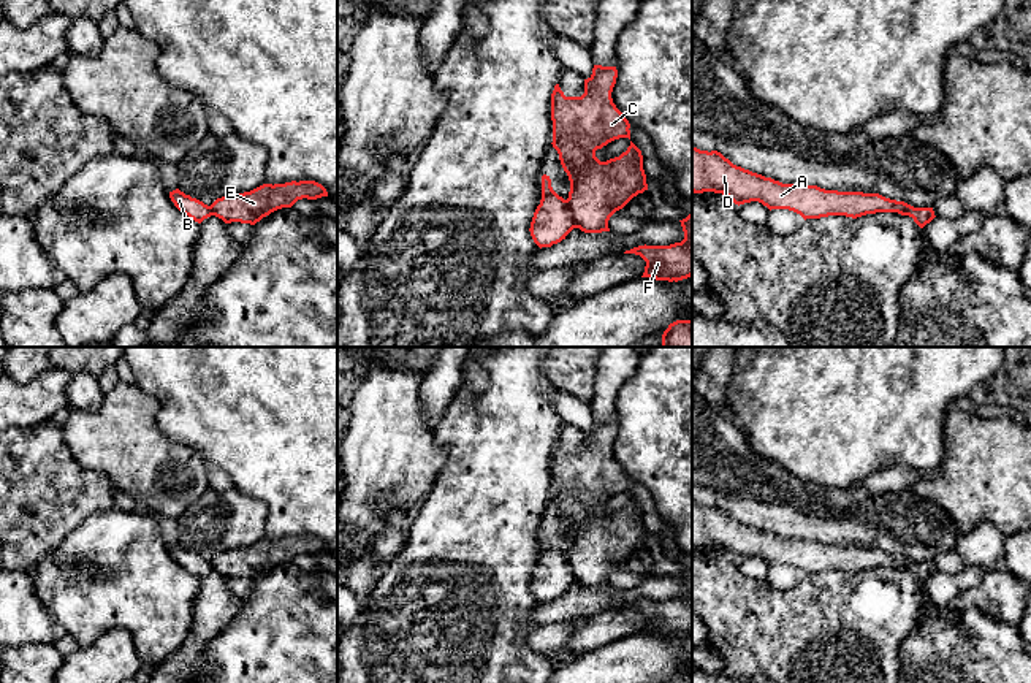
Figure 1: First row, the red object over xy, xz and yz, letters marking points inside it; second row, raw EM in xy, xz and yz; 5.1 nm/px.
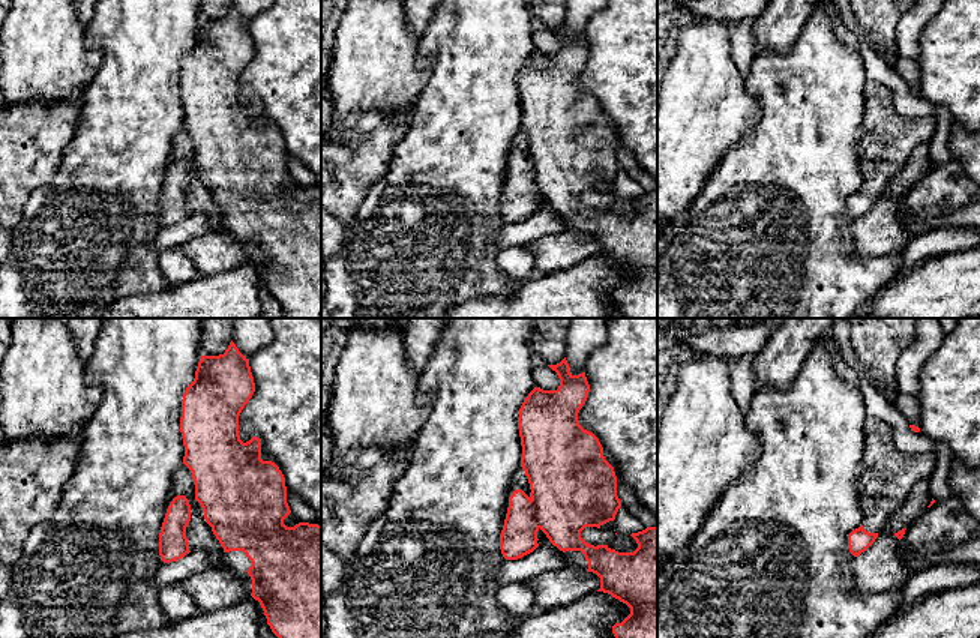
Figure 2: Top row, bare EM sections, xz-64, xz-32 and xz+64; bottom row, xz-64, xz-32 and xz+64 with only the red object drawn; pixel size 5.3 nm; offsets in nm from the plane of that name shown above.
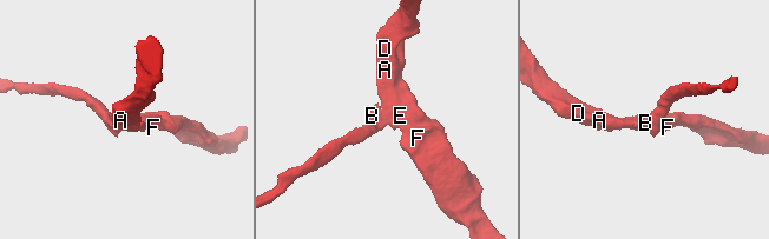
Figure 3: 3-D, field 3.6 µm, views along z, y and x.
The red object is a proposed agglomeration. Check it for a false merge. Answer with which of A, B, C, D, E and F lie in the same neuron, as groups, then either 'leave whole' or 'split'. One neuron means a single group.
A C D E F / B | split

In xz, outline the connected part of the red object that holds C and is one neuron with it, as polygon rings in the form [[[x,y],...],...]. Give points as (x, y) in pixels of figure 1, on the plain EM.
[[[594,420],[592,429],[584,434],[584,448],[581,452],[565,452],[559,439],[554,441],[551,448],[551,499],[557,506],[561,520],[570,536],[570,547],[565,558],[573,572],[575,583],[584,588],[610,586],[610,572],[622,564],[633,551],[648,545],[643,510],[632,496],[619,512],[607,517],[600,517],[595,512],[595,506],[608,498],[619,493],[630,494],[630,479],[611,453],[616,433],[616,422]]]

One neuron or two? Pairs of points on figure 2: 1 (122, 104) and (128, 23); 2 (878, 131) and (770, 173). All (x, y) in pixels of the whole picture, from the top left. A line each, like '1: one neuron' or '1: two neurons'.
1: one neuron
2: two neurons

